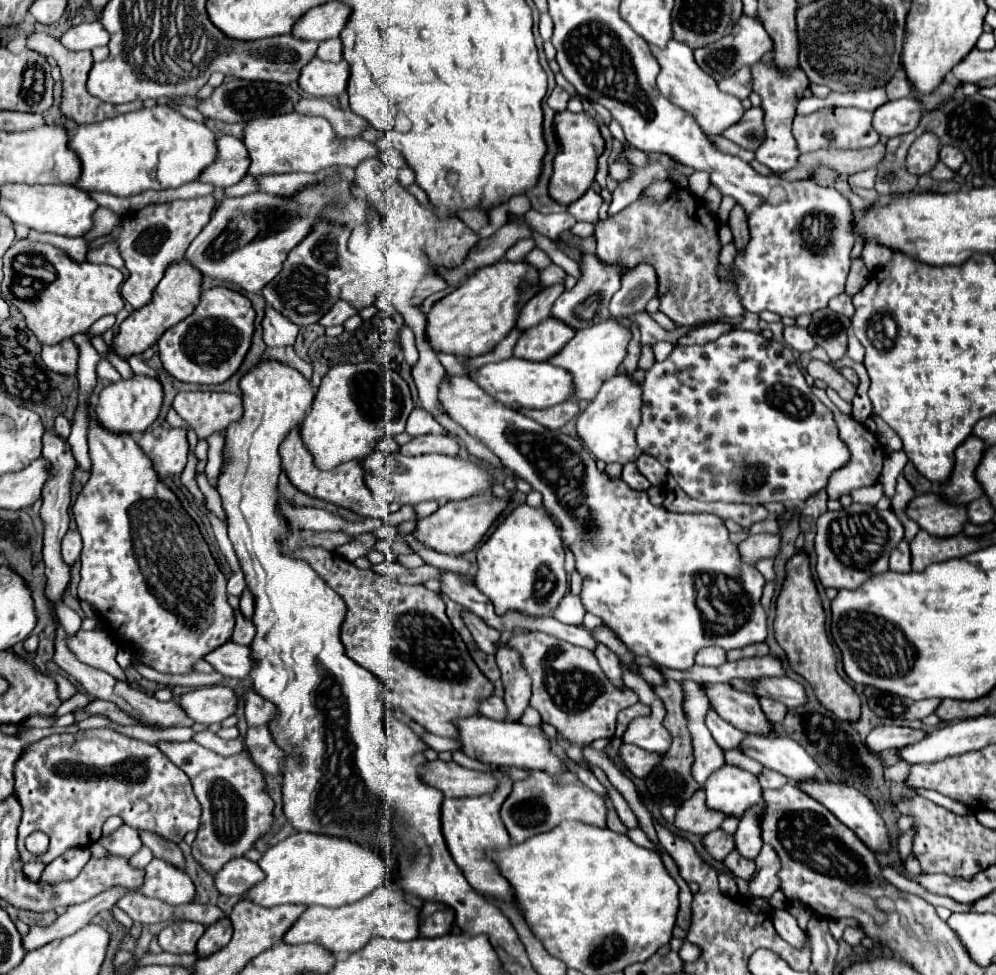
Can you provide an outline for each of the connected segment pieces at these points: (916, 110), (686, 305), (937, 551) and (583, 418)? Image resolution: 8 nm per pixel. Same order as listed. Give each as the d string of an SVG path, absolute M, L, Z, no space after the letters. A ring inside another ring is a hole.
M906 97L898 101L888 101L880 109L876 109L872 123L880 135L896 137L914 131L920 119L922 119L922 103L914 97Z
M674 189L674 193L668 195L666 201L656 203L650 197L642 197L624 211L620 211L614 217L608 217L606 221L596 223L596 255L600 255L602 261L614 265L614 261L622 261L626 265L626 271L634 269L634 265L640 265L640 261L650 261L656 267L658 273L658 299L660 299L660 311L670 317L676 325L694 327L700 321L712 321L712 319L734 319L740 317L746 309L740 303L738 291L734 281L724 279L718 275L718 255L720 255L720 241L718 241L718 221L716 217L706 209L704 199L696 197L690 189Z
M924 529L918 531L914 541L910 543L912 553L912 569L922 571L930 563L961 558L977 551L980 544L977 539L958 534L952 537L934 537Z
M630 375L610 377L598 391L598 395L588 403L588 407L578 415L576 433L584 445L592 451L598 461L604 463L628 463L636 461L640 449L636 445L634 433L640 425L640 407L642 407L642 387L630 381Z

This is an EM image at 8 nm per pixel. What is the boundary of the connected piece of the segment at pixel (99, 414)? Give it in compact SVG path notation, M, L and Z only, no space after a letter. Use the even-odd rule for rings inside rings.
M134 375L132 379L126 379L126 381L122 379L118 383L104 387L94 405L94 415L96 415L98 425L102 425L102 429L106 431L140 435L158 419L162 399L164 399L164 393L162 393L162 383L158 379Z

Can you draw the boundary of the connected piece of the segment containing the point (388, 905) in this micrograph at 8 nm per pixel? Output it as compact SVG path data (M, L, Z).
M382 885L368 897L358 903L344 905L338 909L330 907L308 907L302 917L298 917L296 925L286 931L282 939L286 945L302 945L302 943L318 943L330 953L354 953L362 949L372 937L386 937L394 941L410 941L418 937L418 909L410 907L402 891L396 887Z

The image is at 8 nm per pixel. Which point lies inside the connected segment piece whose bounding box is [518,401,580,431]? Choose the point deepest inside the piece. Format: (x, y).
(553, 418)

